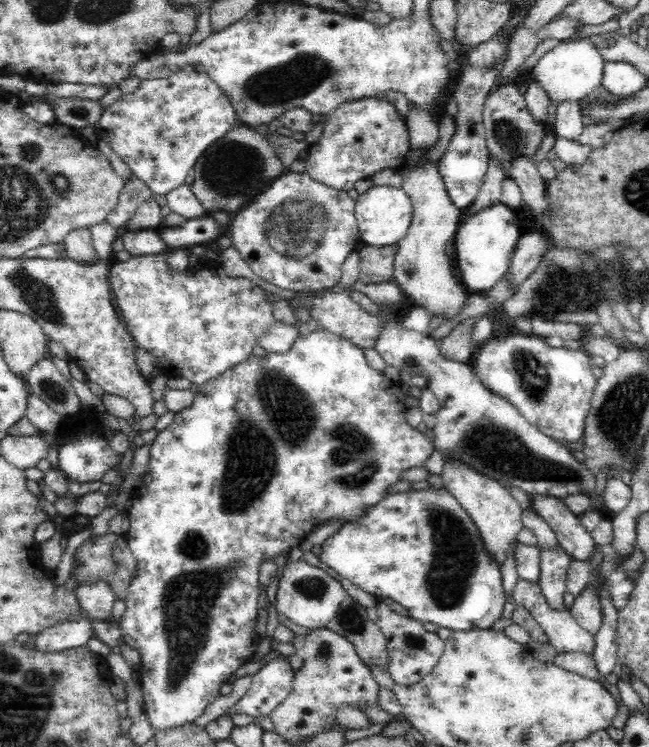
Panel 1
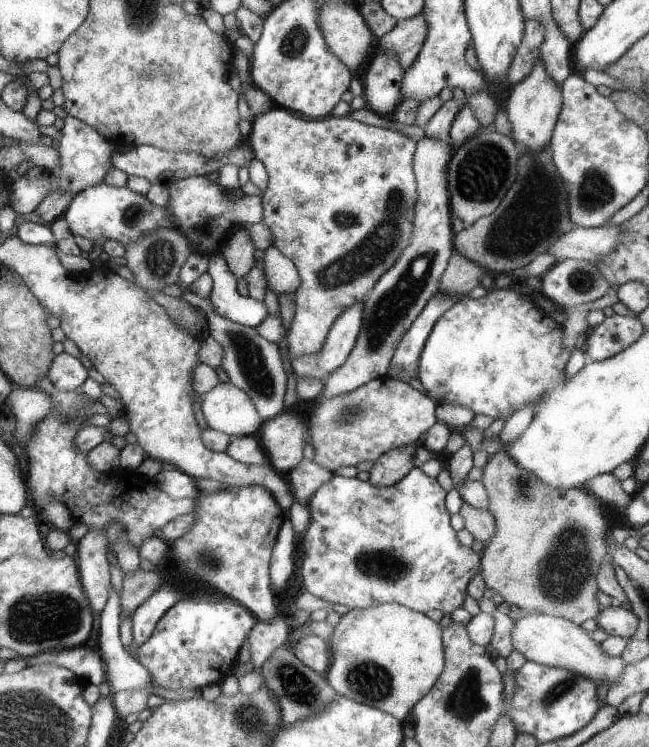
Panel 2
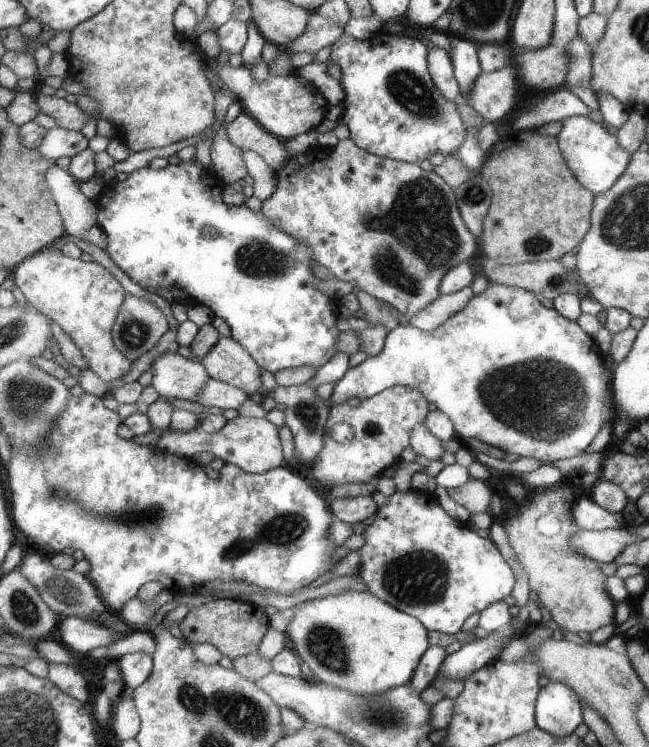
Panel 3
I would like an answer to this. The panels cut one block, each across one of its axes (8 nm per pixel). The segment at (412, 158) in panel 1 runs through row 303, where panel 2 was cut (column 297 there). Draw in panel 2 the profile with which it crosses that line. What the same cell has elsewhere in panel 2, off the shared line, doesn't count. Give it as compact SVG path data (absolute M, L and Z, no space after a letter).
M281 411L263 421L255 433L268 456L268 464L277 472L288 473L303 458L303 434L308 429L307 419L309 415Z

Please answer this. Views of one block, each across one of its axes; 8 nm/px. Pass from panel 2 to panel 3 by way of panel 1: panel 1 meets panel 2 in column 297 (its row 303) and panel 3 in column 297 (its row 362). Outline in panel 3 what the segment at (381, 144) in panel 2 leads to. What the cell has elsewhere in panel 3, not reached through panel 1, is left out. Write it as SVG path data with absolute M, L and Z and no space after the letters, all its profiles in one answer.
M347 137L338 141L334 147L313 146L305 153L291 157L275 173L277 184L275 191L262 201L260 210L263 214L282 231L291 235L296 241L305 243L312 250L312 260L319 266L324 266L333 278L338 281L354 282L354 290L366 292L369 296L375 297L382 302L387 302L392 308L397 309L405 317L411 318L413 315L433 303L441 294L439 286L447 271L459 263L468 261L473 252L475 252L475 236L466 227L461 213L458 211L457 201L455 200L455 190L450 187L437 174L431 171L424 171L415 163L405 163L395 159L384 159L377 155L368 153L356 146L353 141Z

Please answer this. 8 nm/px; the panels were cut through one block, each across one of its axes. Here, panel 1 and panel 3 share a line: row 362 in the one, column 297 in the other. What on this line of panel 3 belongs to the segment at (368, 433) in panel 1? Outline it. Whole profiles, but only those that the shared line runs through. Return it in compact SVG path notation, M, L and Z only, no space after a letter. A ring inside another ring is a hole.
M195 158L188 161L179 161L172 165L168 164L164 168L154 170L145 166L128 173L123 181L114 180L101 190L96 203L96 224L99 225L106 234L106 252L109 258L141 288L147 291L163 291L175 287L183 290L187 298L187 304L202 305L213 312L227 324L230 330L230 337L240 344L254 358L255 364L259 368L268 370L272 374L277 371L292 369L306 365L307 367L323 366L325 362L335 356L335 341L339 330L335 328L335 316L331 312L331 298L327 298L317 287L318 278L311 273L309 264L312 260L312 250L301 241L296 241L291 235L282 231L274 225L262 211L254 211L247 206L226 205L221 200L223 182L210 170L203 167ZM204 226L213 227L216 230L217 238L205 240L201 236L201 228Z

